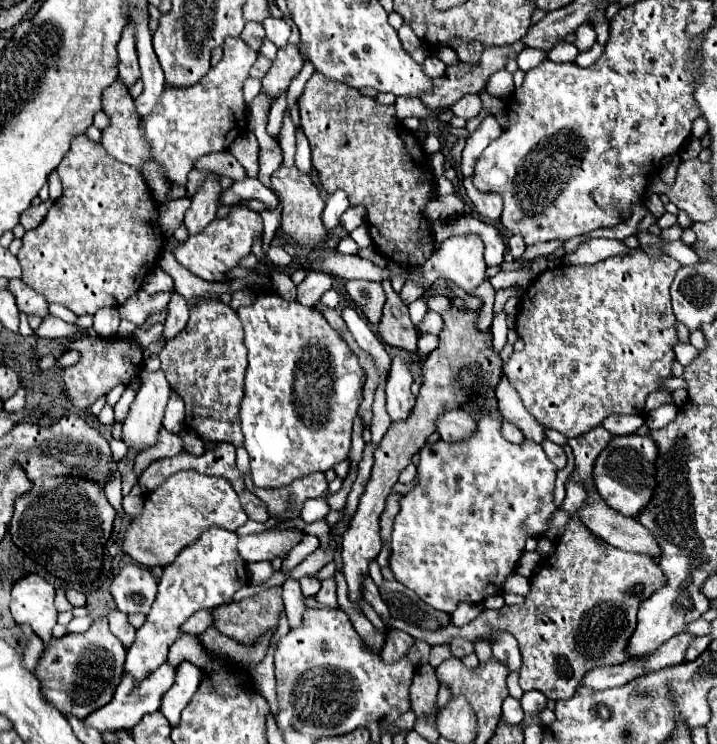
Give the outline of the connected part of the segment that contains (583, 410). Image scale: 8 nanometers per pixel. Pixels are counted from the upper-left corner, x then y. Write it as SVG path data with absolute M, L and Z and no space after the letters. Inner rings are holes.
M634 248L624 256L610 256L590 266L556 266L552 270L542 272L538 278L534 278L534 282L526 288L522 296L522 308L520 308L520 314L516 316L516 332L524 340L526 346L522 352L512 352L510 360L504 364L504 374L508 382L516 388L516 392L520 394L528 412L532 412L532 416L540 420L540 424L544 424L546 428L558 430L568 438L574 438L592 430L594 426L598 426L604 418L612 414L636 414L636 416L644 414L648 394L654 390L660 390L660 382L672 376L674 346L678 344L678 336L676 336L676 318L670 308L670 284L680 266L682 264L670 258L668 254L646 254L644 250Z

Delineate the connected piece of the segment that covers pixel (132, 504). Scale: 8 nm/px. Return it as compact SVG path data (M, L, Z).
M137 482L129 494L122 499L124 511L131 517L131 520L134 520L142 513L144 500L145 495Z

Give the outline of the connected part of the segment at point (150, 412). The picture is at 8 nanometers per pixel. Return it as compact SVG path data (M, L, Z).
M142 370L140 380L142 386L122 426L122 442L134 452L144 452L158 442L164 408L170 396L170 386L162 370Z

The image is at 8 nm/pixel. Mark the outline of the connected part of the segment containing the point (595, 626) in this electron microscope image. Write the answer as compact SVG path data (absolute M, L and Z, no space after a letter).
M568 480L562 510L572 514L572 522L558 540L556 552L548 556L544 568L532 576L532 590L524 604L484 610L476 620L462 628L450 624L448 628L428 632L394 618L388 620L388 626L400 628L430 646L448 644L450 638L456 636L470 642L486 640L492 644L492 632L508 632L518 640L522 654L520 688L524 692L540 690L550 700L570 698L580 686L584 674L592 668L614 666L628 660L626 644L636 628L636 610L642 600L650 598L664 584L664 576L654 558L622 552L610 544L598 544L594 540L592 532L578 516L578 508L584 500L586 492L580 484Z

